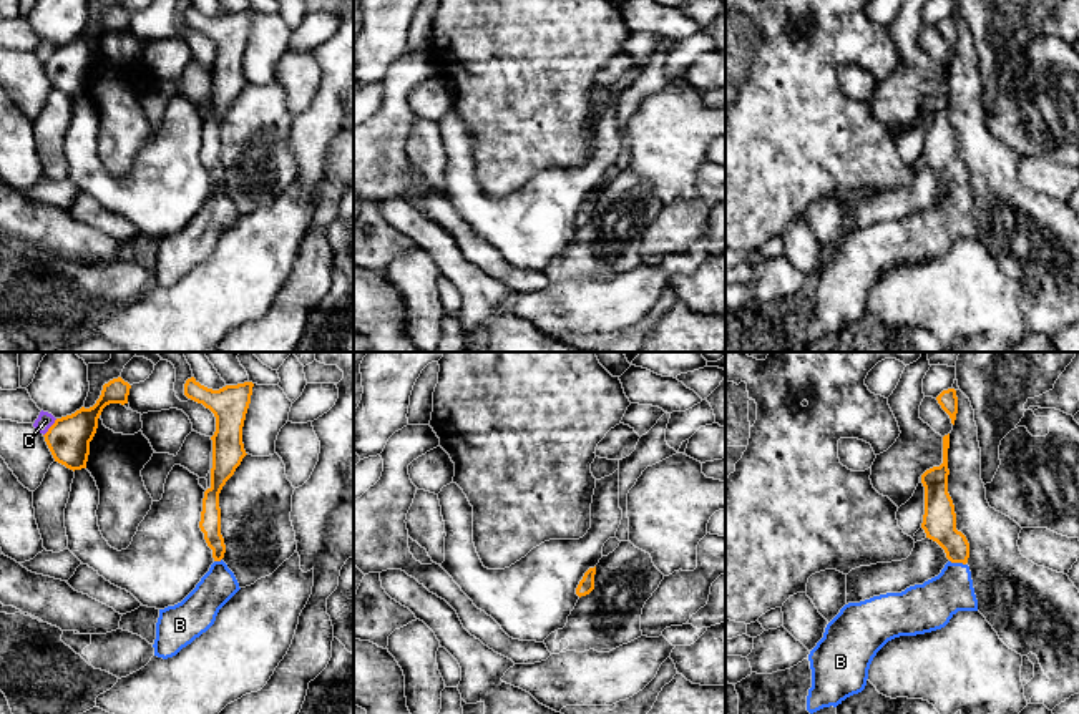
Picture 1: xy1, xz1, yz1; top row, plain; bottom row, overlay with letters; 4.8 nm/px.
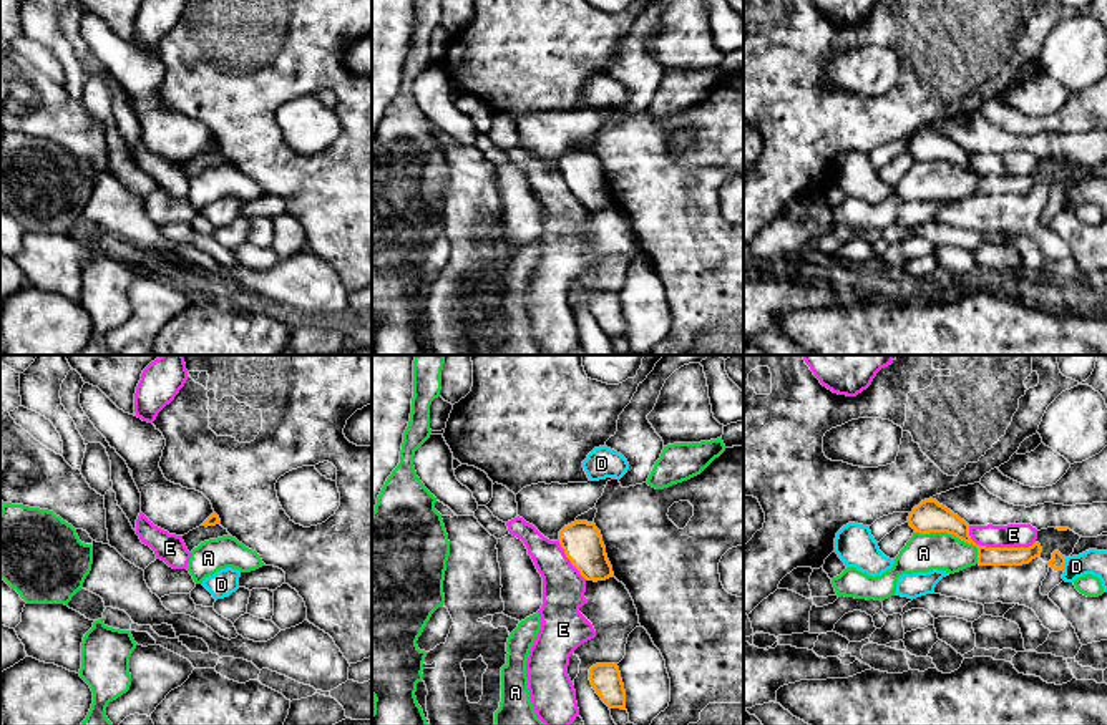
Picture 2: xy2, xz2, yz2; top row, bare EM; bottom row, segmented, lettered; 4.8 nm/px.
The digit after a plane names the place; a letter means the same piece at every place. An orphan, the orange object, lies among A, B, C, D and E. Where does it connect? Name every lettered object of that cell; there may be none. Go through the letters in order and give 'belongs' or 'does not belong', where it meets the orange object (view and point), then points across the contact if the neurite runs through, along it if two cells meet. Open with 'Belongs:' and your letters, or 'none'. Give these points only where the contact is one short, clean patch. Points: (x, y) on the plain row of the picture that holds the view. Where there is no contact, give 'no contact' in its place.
Belongs: B
A: does not belong; meets orange in yz2 at (953, 163)
B: belongs; meets orange in yz1 at (958, 190); runs through yz1 (940, 148), (958, 190), (955, 210), (932, 233)
C: does not belong; meets orange in xy1 at (50, 55)
D: does not belong; meets orange in yz2 at (1064, 191); border along yz2 (1066, 186), (1061, 198)
E: does not belong; meets orange in yz2 at (998, 176)

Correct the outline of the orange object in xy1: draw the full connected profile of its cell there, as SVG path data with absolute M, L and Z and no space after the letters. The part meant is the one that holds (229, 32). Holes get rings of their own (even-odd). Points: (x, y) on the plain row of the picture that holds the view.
M194 5L184 12L184 23L203 32L216 45L212 68L211 115L204 120L199 156L214 191L196 216L178 232L159 237L154 284L168 287L206 261L219 237L241 218L234 201L222 189L219 121L247 83L242 55L251 32L252 10L226 13L219 18L201 13Z

